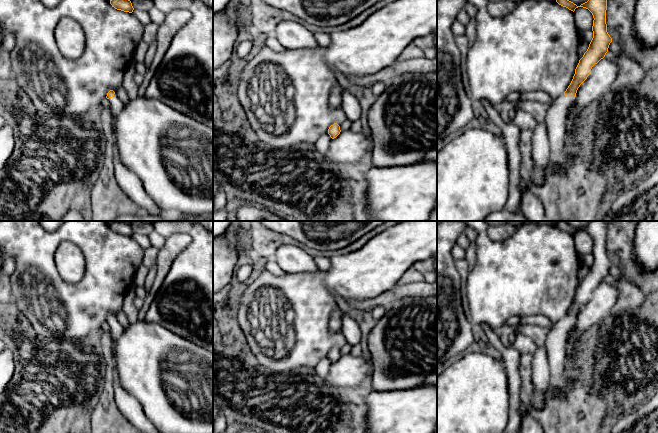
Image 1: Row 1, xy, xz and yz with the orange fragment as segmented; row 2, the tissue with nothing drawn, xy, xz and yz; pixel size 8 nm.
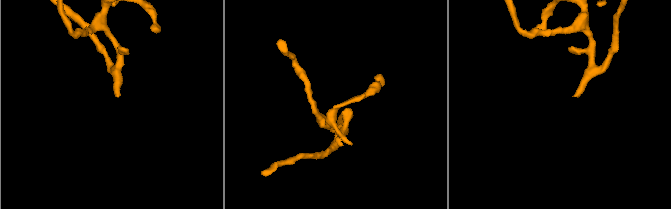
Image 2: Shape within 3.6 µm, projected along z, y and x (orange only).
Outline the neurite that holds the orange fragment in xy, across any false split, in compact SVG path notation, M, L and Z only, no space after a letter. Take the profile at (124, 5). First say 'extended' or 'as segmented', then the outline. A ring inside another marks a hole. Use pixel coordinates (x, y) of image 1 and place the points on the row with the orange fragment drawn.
as segmented; M110 0L110 4L117 10L132 13L134 8L130 0Z

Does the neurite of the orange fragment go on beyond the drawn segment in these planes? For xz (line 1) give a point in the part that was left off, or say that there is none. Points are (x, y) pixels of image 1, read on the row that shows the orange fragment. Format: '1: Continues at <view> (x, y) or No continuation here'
1: No continuation here

